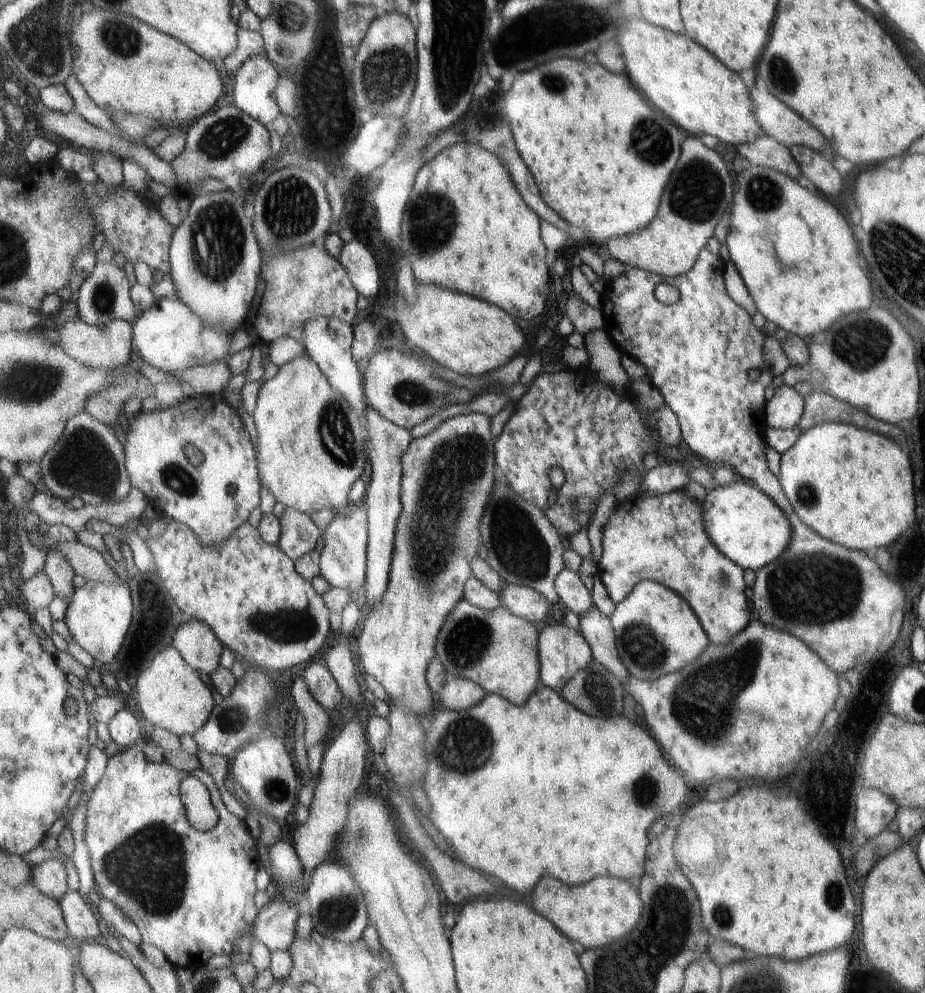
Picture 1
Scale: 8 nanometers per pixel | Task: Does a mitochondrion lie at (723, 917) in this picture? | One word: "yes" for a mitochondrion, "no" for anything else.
yes

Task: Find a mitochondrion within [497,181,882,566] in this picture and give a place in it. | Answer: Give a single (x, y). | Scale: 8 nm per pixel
(808, 494)

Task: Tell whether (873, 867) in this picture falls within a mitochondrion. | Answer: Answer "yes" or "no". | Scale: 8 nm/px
no

